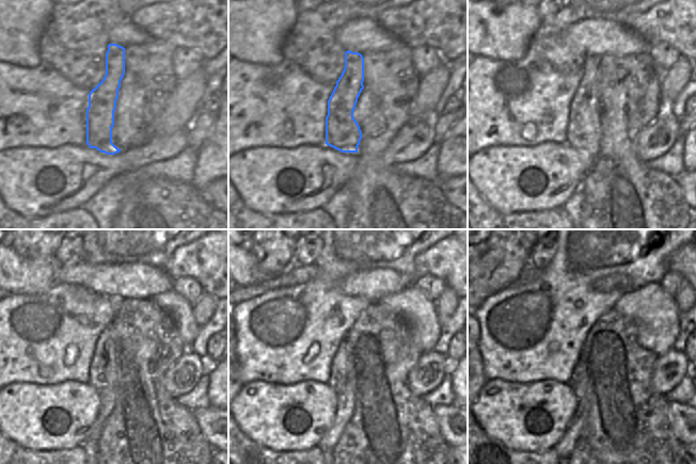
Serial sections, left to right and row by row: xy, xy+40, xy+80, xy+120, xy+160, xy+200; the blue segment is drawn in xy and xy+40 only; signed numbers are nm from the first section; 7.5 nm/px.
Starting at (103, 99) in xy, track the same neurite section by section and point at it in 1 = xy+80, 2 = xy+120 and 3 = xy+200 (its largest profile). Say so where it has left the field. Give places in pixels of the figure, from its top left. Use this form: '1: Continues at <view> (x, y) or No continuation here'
1: Continues at xy+80 (584, 127)
2: Continues at xy+120 (104, 369)
3: Continues at xy+200 (565, 446)

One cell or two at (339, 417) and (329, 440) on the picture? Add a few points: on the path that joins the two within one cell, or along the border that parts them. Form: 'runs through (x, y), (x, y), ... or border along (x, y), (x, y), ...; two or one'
runs through (339, 422), (333, 434); one

